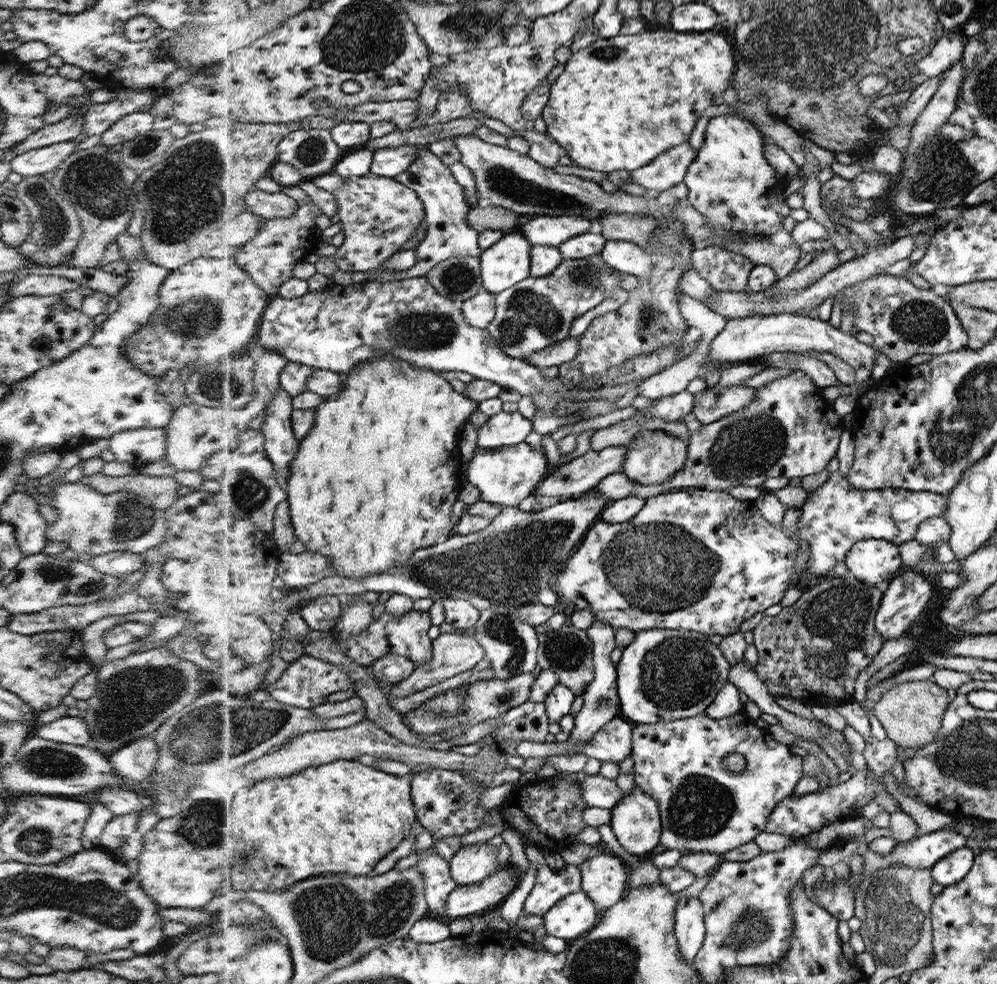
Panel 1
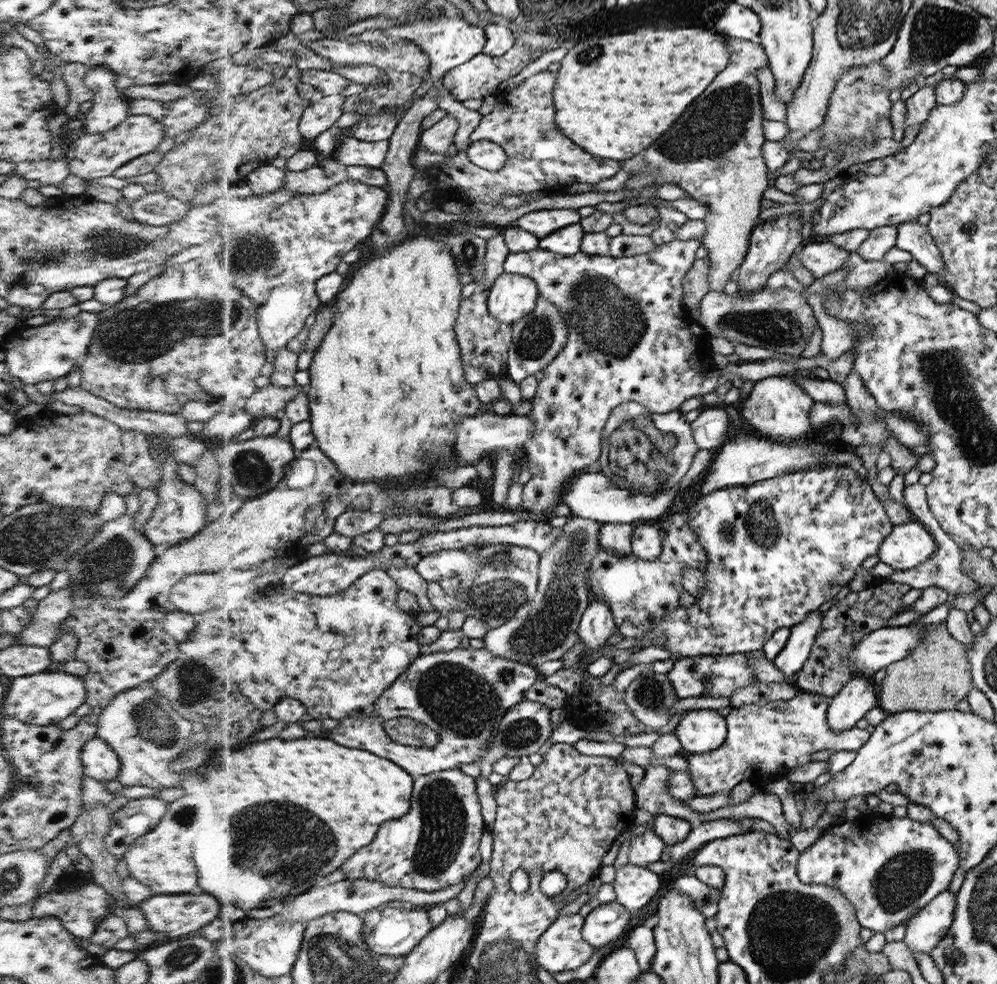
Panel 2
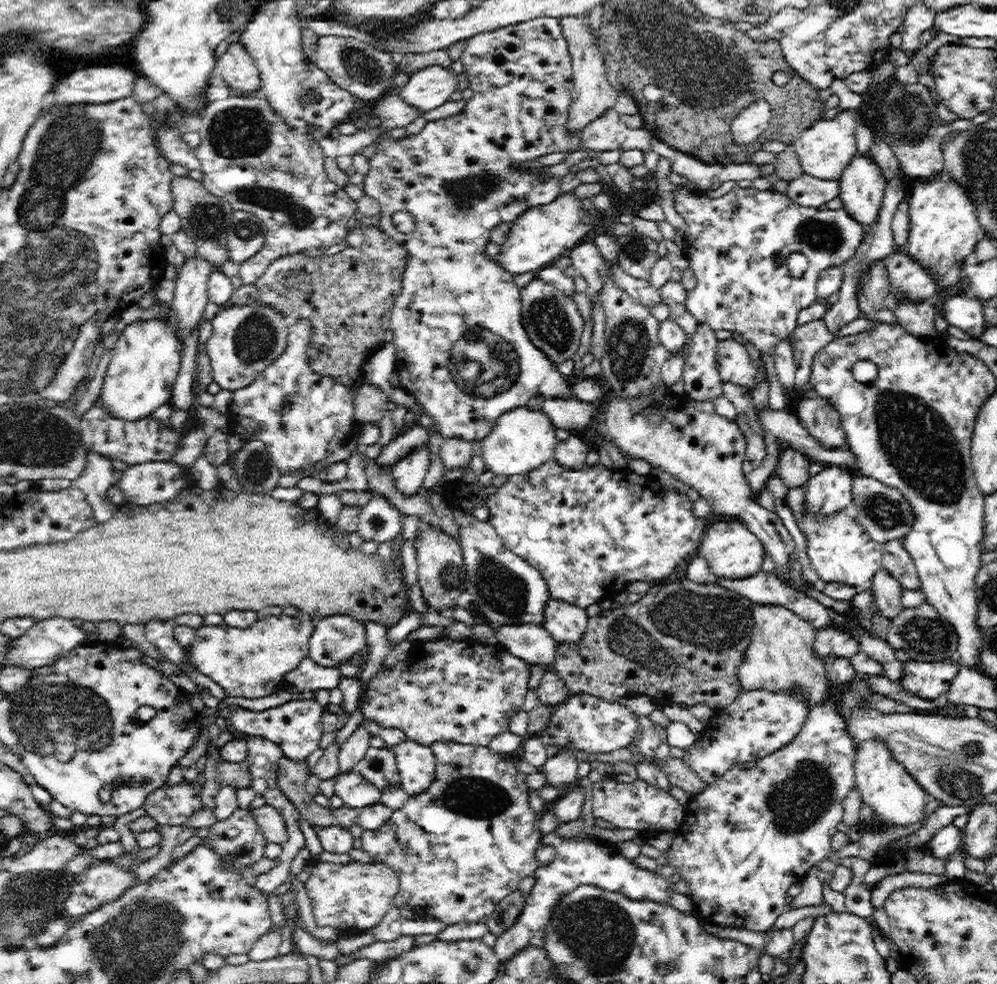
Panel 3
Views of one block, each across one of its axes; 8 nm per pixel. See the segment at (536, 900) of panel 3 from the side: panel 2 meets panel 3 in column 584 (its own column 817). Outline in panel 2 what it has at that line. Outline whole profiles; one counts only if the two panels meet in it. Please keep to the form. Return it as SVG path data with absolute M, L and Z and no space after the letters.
M862 813L851 821L831 825L812 846L801 851L797 875L807 885L826 885L841 890L855 906L858 922L872 932L884 933L905 925L910 917L948 889L959 868L960 851L957 844L944 838L931 822L918 822L907 816L899 818Z

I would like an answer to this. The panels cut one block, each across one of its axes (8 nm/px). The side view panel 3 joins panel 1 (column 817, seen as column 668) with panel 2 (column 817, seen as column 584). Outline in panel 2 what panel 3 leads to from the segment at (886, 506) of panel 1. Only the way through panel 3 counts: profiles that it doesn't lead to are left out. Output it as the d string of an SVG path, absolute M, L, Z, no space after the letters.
M834 464L834 468L812 468L812 470L798 471L790 474L783 474L776 478L769 478L748 486L728 487L706 495L702 495L697 503L689 510L689 527L697 534L701 545L705 547L707 567L704 568L705 585L702 594L696 596L696 603L691 608L677 606L675 612L669 612L656 627L652 627L650 633L646 633L643 640L626 639L614 648L630 648L647 640L660 638L658 646L662 646L670 653L681 654L682 657L695 657L696 655L728 655L734 653L749 653L760 650L769 638L783 627L790 629L794 624L799 624L810 612L818 609L820 604L828 602L838 588L846 588L848 582L854 578L856 568L870 556L877 556L881 544L893 530L888 514L884 511L882 502L874 496L872 488L858 478L858 474L850 468L844 468L844 464Z

